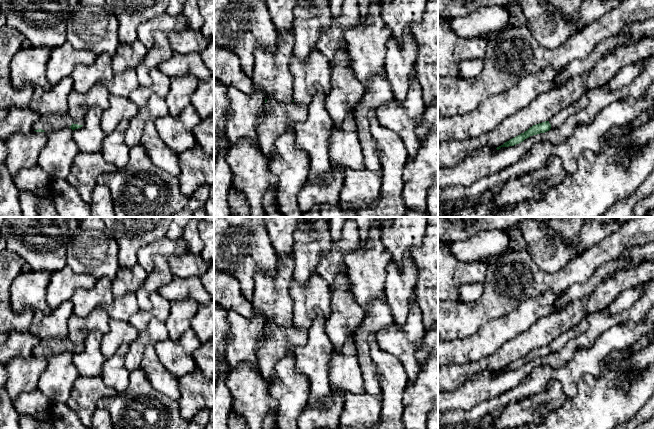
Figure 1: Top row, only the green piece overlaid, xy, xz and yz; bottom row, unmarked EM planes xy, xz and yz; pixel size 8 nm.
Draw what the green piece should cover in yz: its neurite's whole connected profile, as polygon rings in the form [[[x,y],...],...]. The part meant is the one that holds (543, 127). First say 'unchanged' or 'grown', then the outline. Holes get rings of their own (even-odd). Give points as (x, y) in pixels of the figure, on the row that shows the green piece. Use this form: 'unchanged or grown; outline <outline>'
grown; outline [[[585,93],[580,97],[579,100],[577,100],[570,106],[566,107],[565,109],[553,115],[549,121],[533,125],[524,133],[521,133],[520,135],[510,139],[509,141],[505,142],[503,145],[497,147],[496,149],[499,150],[501,147],[514,146],[516,144],[523,142],[530,136],[537,135],[540,133],[545,133],[549,131],[551,128],[556,128],[562,125],[573,113],[579,111],[581,108],[586,107],[587,104],[588,104],[588,95],[587,93]]]

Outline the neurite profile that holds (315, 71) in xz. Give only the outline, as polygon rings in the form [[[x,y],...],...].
[[[314,49],[305,61],[294,56],[291,59],[289,70],[293,76],[293,100],[296,106],[308,106],[317,88],[320,87],[328,95],[331,89],[331,68],[327,57],[318,49]]]

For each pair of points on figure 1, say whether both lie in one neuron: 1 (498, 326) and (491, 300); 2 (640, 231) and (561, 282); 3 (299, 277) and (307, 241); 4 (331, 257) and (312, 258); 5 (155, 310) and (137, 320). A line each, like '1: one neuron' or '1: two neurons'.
1: two neurons
2: one neuron
3: one neuron
4: two neurons
5: one neuron

